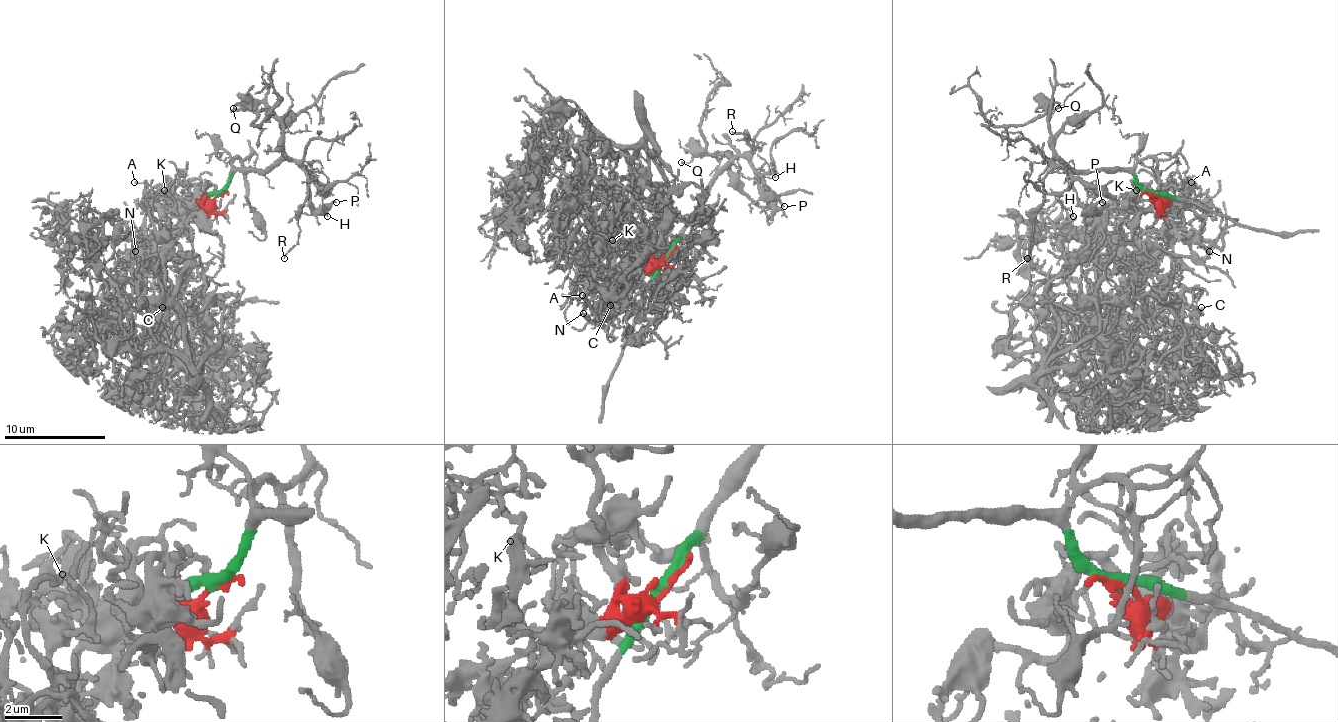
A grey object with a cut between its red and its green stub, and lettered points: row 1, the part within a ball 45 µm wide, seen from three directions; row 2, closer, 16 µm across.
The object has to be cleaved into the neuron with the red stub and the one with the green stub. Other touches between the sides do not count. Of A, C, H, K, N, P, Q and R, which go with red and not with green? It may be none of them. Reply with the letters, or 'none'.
A, C, K, N

